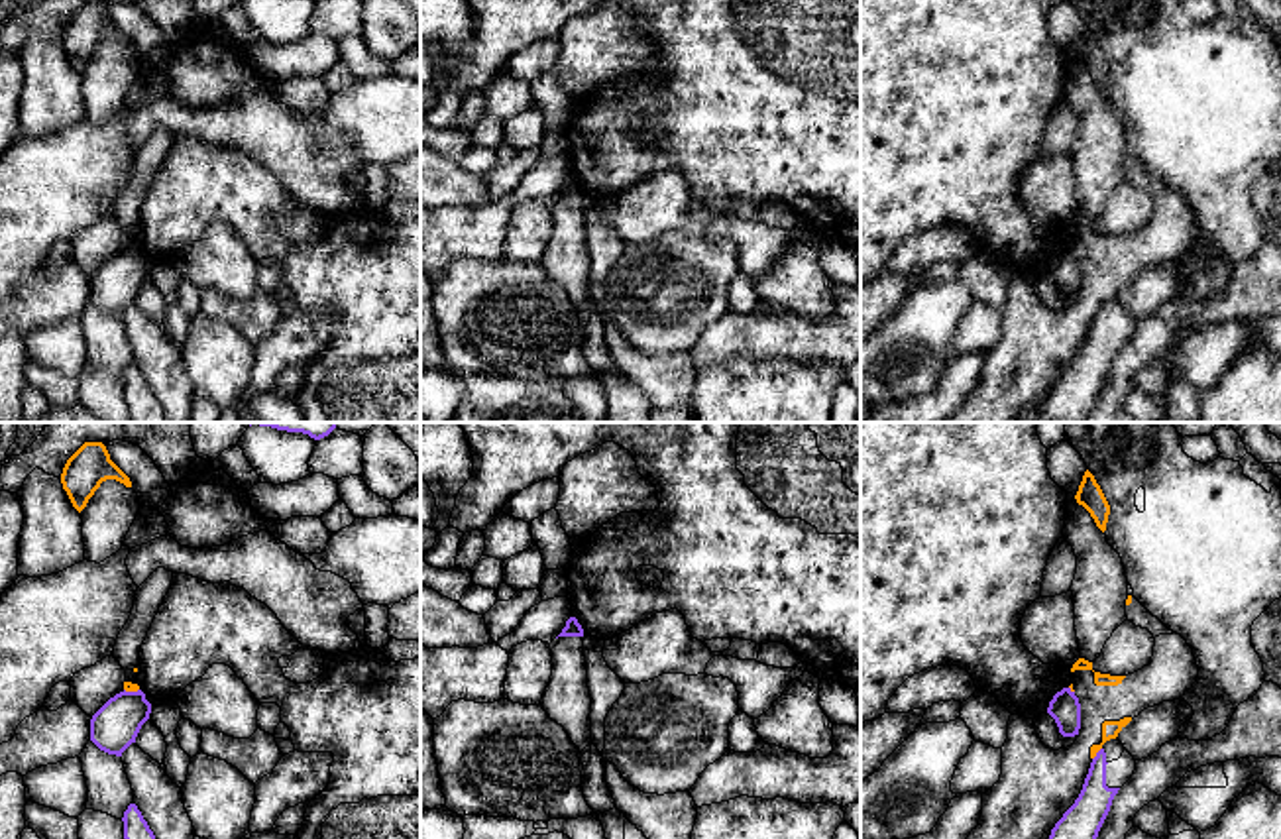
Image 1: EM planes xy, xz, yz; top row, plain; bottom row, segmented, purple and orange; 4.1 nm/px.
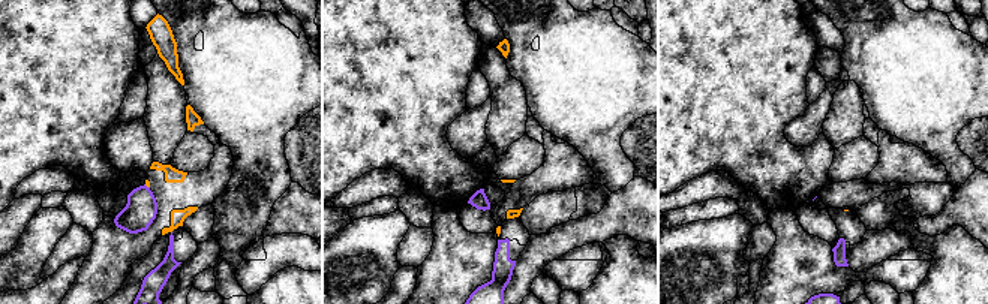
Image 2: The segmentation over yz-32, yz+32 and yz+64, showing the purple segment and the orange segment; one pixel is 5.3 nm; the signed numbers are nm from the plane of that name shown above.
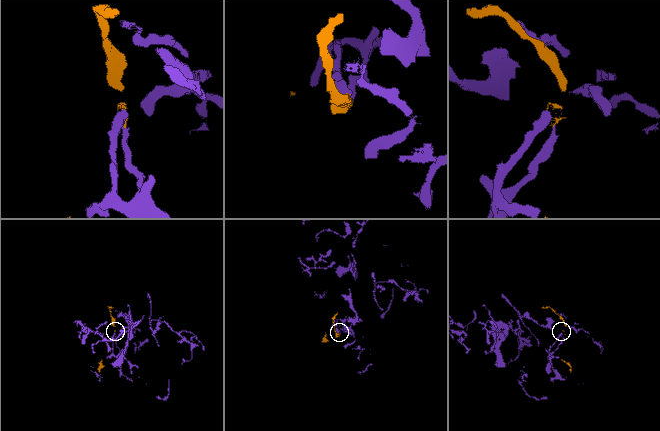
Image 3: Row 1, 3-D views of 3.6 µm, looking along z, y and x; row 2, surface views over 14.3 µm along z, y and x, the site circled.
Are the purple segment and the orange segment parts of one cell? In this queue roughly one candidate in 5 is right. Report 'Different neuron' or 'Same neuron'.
Different neuron

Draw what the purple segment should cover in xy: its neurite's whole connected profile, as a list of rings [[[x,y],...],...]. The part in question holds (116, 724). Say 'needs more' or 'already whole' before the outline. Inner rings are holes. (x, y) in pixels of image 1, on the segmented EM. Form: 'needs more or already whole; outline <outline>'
already whole; outline [[[141,690],[120,692],[90,719],[90,741],[104,753],[122,756],[149,719],[151,703]]]

